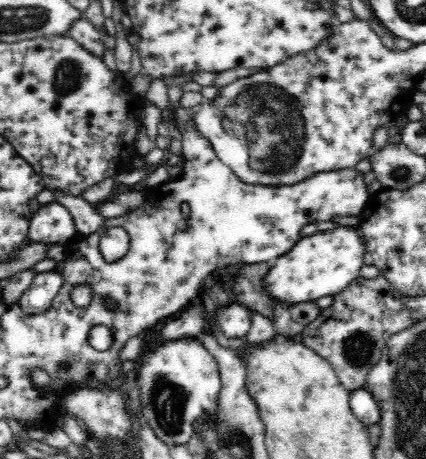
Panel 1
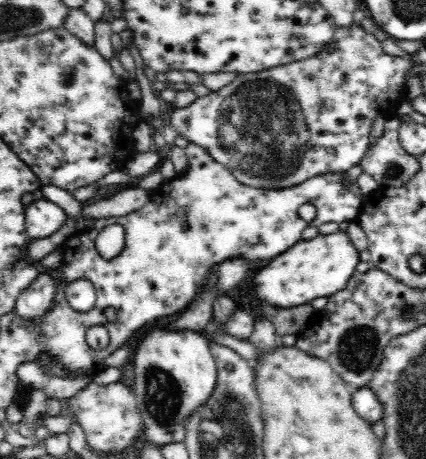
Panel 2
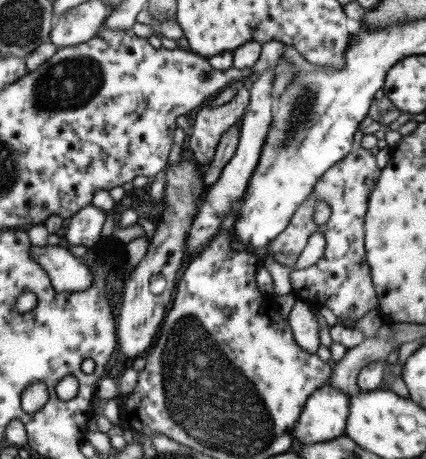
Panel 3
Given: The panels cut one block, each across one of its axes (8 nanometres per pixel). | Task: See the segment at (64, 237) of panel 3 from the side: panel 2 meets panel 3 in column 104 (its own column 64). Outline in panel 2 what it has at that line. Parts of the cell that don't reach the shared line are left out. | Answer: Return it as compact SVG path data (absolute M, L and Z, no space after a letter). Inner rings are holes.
M36 200L26 206L26 230L32 240L60 238L64 236L66 214L60 206L54 206L50 200Z

